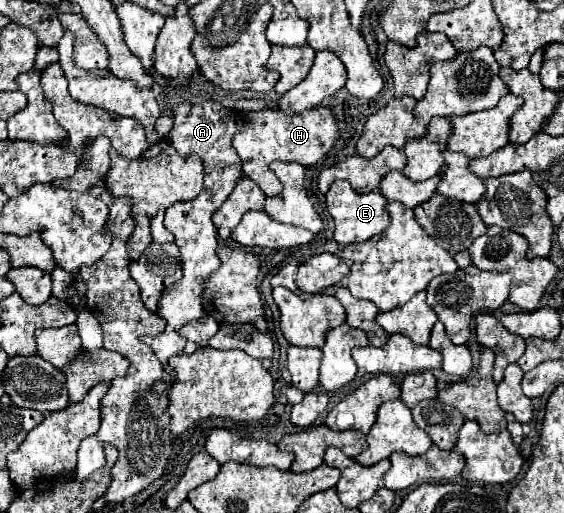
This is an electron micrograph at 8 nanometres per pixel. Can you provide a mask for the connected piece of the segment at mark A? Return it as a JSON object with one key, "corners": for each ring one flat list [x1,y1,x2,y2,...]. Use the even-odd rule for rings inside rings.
{"corners":[[202,101,202,103,176,103,172,111,174,111,174,127,168,139,182,155,202,157,204,189,196,199,176,203,166,209,164,225,170,233,174,233,174,243,180,247,184,277,180,283,166,289,159,303,157,314,166,320,164,335,142,339,152,347,154,355,160,357,162,363,168,363,170,357,180,355,180,351,186,345,186,339,178,335,178,327,188,323,190,319,198,319,204,315,200,291,204,289,204,279,208,279,208,275,216,271,216,267,220,267,220,259,216,255,218,231,216,225,212,223,212,215,228,199,228,195,242,177,242,163,240,157,236,155,236,149,232,147,232,135,236,133,236,113,232,109,224,107,218,101]]}

